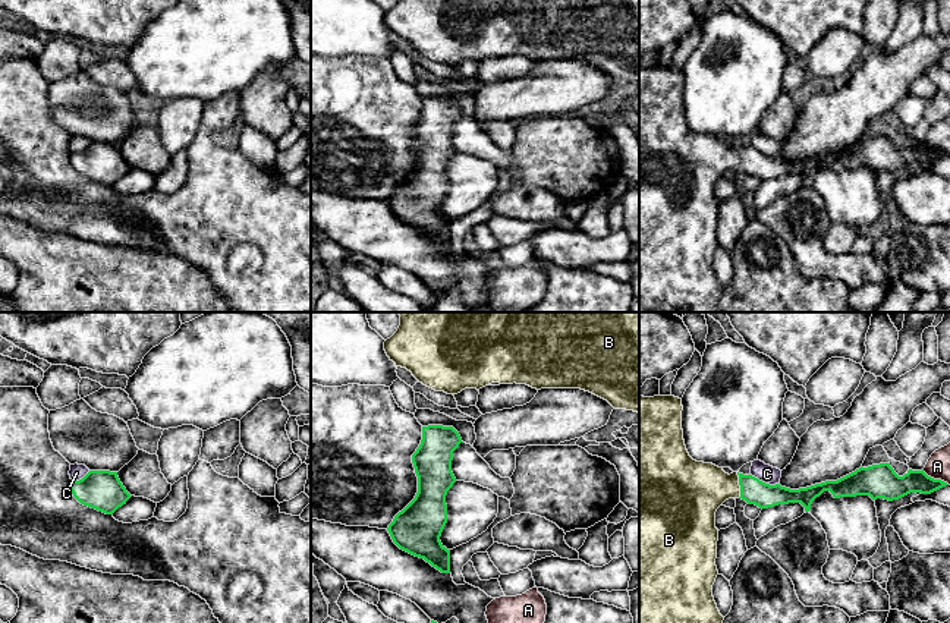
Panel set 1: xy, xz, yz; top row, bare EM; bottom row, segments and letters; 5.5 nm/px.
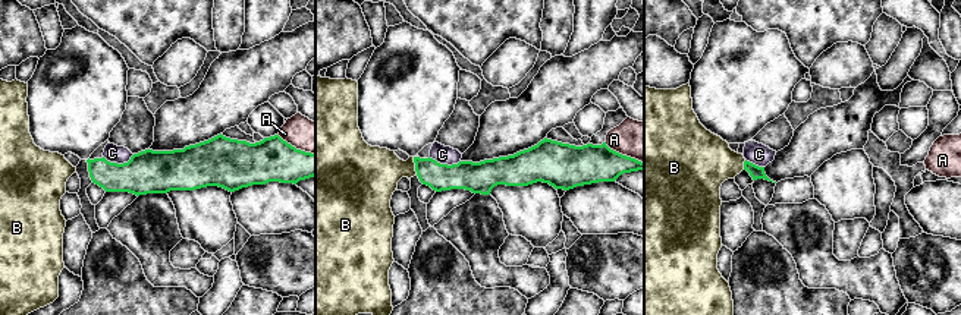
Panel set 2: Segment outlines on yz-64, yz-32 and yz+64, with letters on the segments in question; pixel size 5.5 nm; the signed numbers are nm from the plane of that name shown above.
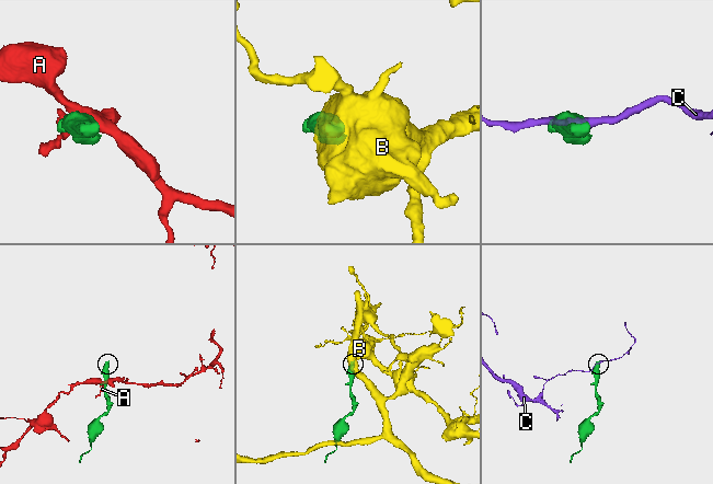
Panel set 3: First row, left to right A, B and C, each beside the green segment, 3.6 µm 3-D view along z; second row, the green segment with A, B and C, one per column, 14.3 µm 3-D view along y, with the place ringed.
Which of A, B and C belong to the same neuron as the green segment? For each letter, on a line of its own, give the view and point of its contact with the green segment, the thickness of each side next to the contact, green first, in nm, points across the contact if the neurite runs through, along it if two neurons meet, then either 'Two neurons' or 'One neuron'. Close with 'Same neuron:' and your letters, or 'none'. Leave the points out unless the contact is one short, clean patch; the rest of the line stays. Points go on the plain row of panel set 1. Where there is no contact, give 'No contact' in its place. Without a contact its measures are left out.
A: Touches green at yz (936, 151). Thickness 140 nm (green) against 130 nm. Two neurons
B: Touches green at yz (739, 156). Thickness 140 nm (green) against 320 nm. One neuron
C: Touches green at yz (764, 154). Thickness 140 nm (green) against 100 nm. Two neurons
Same neuron: B

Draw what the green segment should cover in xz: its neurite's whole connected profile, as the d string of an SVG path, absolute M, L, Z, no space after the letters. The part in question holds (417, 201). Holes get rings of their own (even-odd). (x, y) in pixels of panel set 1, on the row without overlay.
M422 98L421 116L412 126L418 164L387 199L400 221L424 230L441 245L450 245L450 221L440 208L447 195L446 167L456 154L452 144L453 123L460 114L453 98Z

